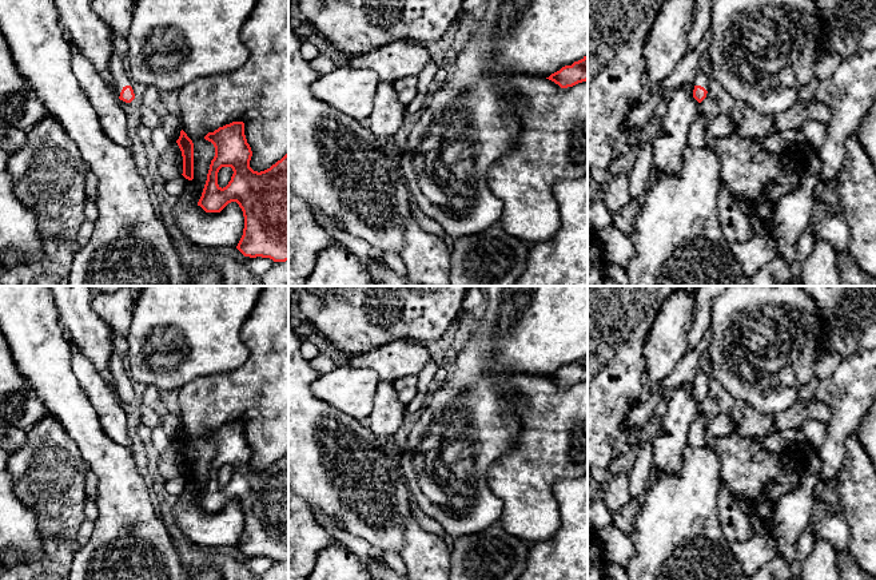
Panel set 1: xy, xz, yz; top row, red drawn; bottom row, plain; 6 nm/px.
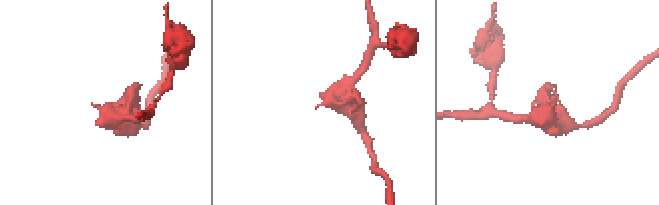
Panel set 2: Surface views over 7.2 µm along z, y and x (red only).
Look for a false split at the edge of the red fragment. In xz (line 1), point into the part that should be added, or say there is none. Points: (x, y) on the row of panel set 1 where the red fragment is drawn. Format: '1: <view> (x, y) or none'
1: none

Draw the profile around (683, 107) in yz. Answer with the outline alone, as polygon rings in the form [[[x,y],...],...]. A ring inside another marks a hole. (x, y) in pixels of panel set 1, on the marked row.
[[[686,82],[673,91],[653,142],[653,170],[665,175],[677,175],[682,164],[681,154],[689,143],[689,126],[700,107],[693,98],[693,90],[693,82]]]

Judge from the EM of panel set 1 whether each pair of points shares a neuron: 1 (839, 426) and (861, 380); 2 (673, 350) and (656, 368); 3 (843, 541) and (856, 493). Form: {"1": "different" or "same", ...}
{"1": "same", "2": "same", "3": "different"}

